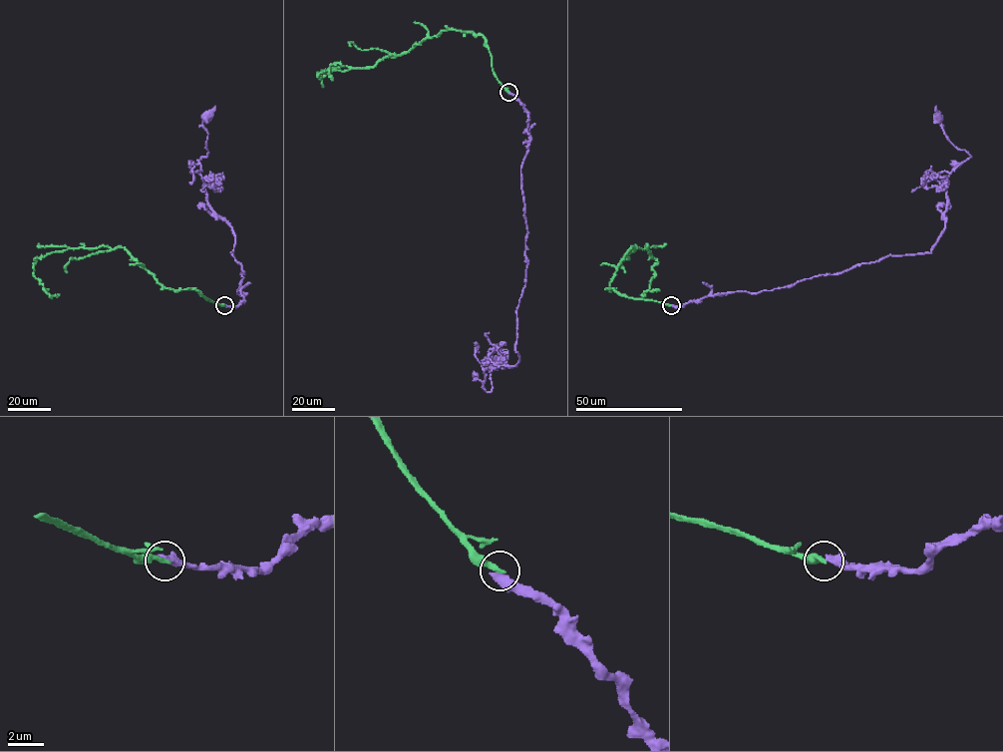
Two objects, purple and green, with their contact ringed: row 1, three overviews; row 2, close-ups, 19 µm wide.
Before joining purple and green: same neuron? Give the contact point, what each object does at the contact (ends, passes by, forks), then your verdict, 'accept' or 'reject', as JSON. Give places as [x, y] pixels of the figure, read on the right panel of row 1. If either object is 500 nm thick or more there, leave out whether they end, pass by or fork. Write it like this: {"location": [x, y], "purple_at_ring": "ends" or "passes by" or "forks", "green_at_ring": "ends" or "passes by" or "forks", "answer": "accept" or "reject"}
{"location": [671, 305], "purple_at_ring": "passes by", "green_at_ring": "ends", "answer": "reject"}

